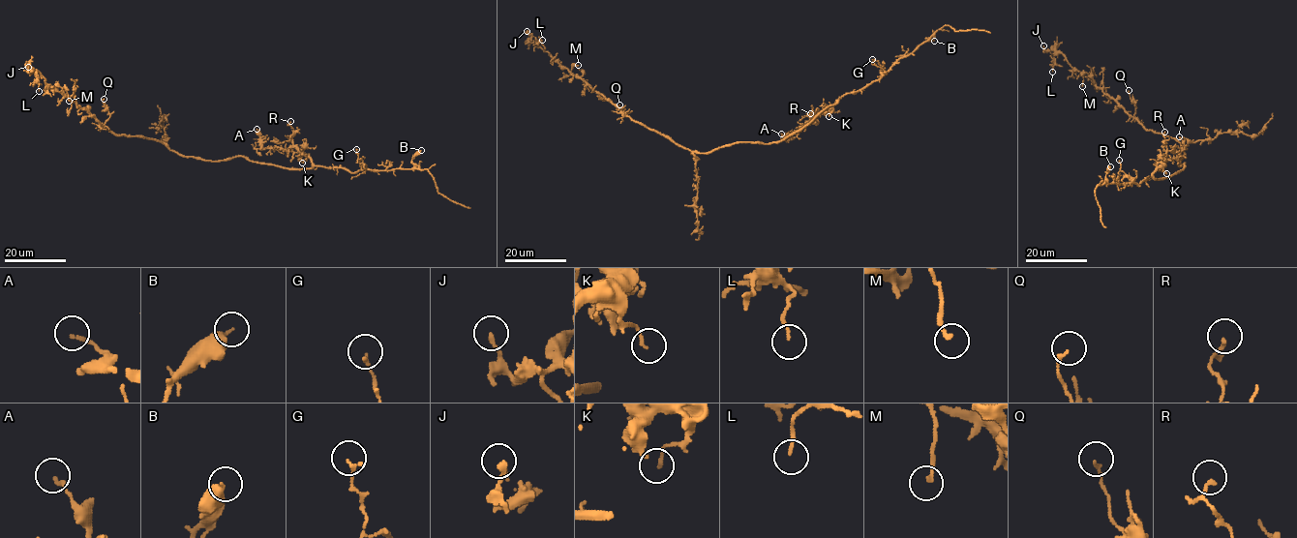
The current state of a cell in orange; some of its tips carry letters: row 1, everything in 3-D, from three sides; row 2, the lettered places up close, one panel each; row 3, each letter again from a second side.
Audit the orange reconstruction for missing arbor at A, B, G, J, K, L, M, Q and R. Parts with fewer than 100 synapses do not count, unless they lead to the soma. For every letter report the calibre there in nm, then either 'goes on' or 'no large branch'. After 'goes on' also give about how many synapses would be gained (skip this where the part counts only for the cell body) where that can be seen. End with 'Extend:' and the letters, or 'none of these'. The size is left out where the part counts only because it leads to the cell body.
A: 150 nm thick; no large branch
B: 400 nm thick; no large branch
G: 140 nm thick; no large branch
J: 220 nm thick; no large branch
K: 110 nm thick; no large branch
L: 120 nm thick; no large branch
M: 170 nm thick; no large branch
Q: 130 nm thick; no large branch
R: 110 nm thick; no large branch
Extend: none of these

